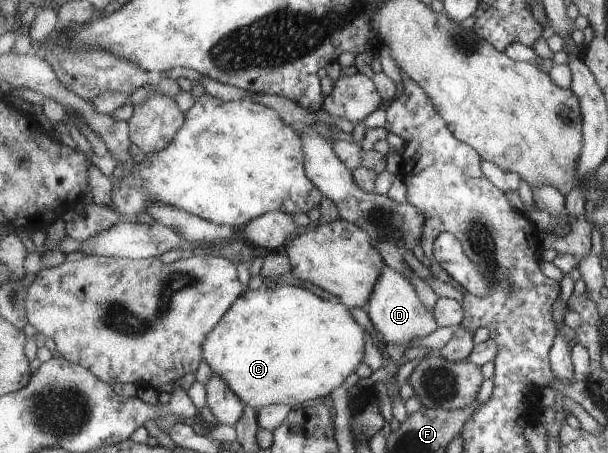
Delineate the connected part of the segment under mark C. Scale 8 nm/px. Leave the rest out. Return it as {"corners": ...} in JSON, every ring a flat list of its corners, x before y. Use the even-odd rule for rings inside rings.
{"corners":[[286,282,247,290,231,306,219,325,209,332,204,343,204,360,241,401,257,411,273,404,300,408,316,399,328,400,333,389,345,386,345,379,355,373,366,356,367,333,349,310,341,301,334,303,321,299,305,288]]}

